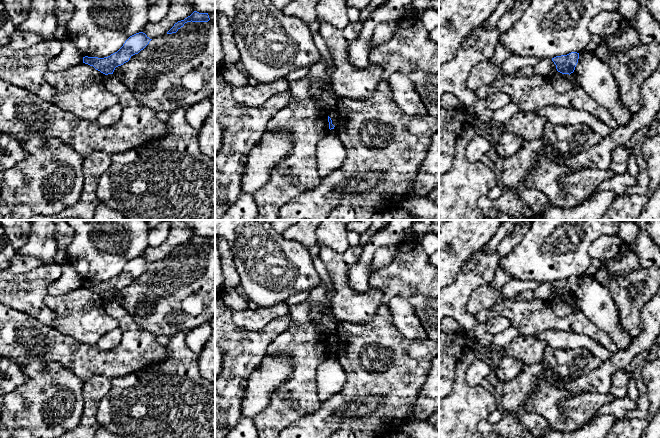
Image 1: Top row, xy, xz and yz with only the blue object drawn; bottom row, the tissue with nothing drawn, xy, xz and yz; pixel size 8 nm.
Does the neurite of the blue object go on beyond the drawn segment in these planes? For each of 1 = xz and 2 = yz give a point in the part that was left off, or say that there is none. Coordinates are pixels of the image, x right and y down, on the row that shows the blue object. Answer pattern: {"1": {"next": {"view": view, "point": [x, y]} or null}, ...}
{"1": {"next": null}, "2": {"next": null}}

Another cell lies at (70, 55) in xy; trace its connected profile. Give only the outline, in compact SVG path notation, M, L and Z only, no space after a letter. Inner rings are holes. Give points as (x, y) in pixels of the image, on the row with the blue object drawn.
M67 38L62 41L61 52L48 63L48 69L51 72L64 71L81 62L83 62L82 53Z

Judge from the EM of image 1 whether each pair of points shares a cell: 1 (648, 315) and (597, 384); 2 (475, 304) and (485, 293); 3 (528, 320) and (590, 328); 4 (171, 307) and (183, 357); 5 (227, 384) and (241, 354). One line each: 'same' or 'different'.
1: same
2: same
3: same
4: different
5: same

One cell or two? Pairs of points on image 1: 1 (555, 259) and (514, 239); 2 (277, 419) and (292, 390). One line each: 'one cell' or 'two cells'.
1: two cells
2: one cell

